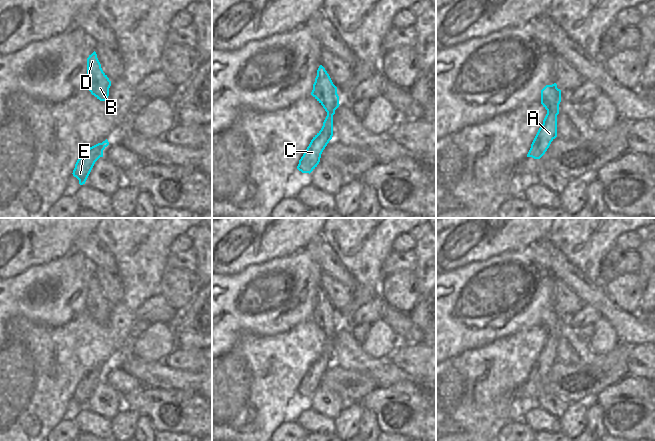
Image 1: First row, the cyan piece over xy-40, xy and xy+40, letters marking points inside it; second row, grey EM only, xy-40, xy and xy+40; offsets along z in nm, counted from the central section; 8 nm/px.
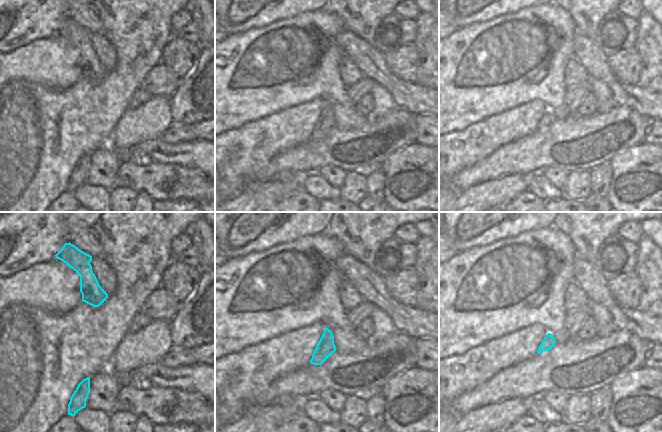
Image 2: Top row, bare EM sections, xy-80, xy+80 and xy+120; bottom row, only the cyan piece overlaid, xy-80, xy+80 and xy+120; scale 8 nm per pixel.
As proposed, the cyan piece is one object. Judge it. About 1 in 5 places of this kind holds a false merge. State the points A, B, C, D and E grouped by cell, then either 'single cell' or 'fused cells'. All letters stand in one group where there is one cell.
A B C D E; single cell

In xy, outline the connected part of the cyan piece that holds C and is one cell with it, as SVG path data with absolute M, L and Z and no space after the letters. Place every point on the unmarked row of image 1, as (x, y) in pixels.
M320 289L313 308L311 319L323 330L327 340L321 354L313 361L297 393L302 397L311 397L319 388L321 378L333 360L333 339L339 331L337 311L333 308L325 292Z

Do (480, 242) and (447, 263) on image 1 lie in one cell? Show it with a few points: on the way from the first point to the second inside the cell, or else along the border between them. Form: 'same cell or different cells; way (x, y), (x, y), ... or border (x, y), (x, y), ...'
same cell; way (472, 242), (468, 242), (455, 255)

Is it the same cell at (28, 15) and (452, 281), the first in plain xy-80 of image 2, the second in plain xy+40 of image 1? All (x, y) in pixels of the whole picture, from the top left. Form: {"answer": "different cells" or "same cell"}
{"answer": "different cells"}

